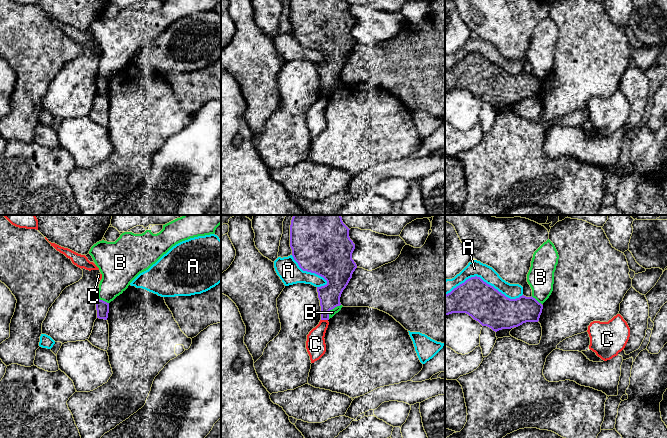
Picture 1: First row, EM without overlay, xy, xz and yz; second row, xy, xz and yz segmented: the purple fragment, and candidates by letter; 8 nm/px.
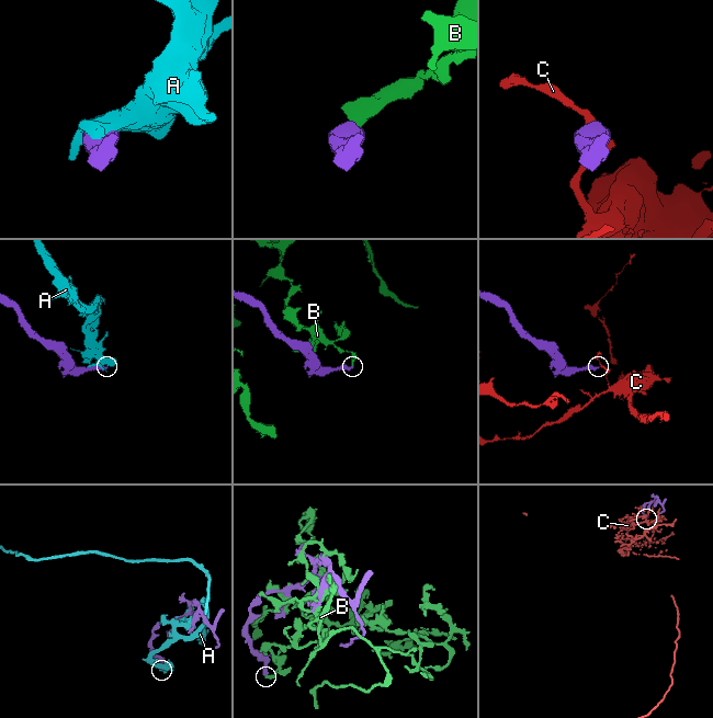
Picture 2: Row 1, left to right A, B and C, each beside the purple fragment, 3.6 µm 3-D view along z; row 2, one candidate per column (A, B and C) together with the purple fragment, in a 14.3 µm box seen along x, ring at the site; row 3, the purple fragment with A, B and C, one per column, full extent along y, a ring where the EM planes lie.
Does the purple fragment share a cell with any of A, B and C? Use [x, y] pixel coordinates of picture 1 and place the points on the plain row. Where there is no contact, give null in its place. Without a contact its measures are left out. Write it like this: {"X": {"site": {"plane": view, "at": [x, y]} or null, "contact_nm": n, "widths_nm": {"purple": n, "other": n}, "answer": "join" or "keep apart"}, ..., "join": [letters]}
{"A": {"site": {"plane": "yz", "at": [483, 57]}, "contact_nm": 600, "widths_nm": {"purple": 300, "other": 130}, "answer": "keep apart"}, "B": {"site": {"plane": "xz", "at": [331, 85]}, "contact_nm": 160, "widths_nm": {"purple": 180, "other": 50}, "answer": "keep apart"}, "C": {"site": {"plane": "xz", "at": [324, 95]}, "contact_nm": 60, "widths_nm": {"purple": 180, "other": 160}, "answer": "keep apart"}, "join": []}

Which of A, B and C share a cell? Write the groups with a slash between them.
A / B / C

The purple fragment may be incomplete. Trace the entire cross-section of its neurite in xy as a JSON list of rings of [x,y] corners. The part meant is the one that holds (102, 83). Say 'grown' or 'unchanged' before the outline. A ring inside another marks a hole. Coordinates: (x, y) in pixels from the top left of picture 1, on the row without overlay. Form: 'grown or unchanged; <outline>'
unchanged; [[[98,75],[96,79],[97,94],[107,96],[109,89],[109,79]]]

